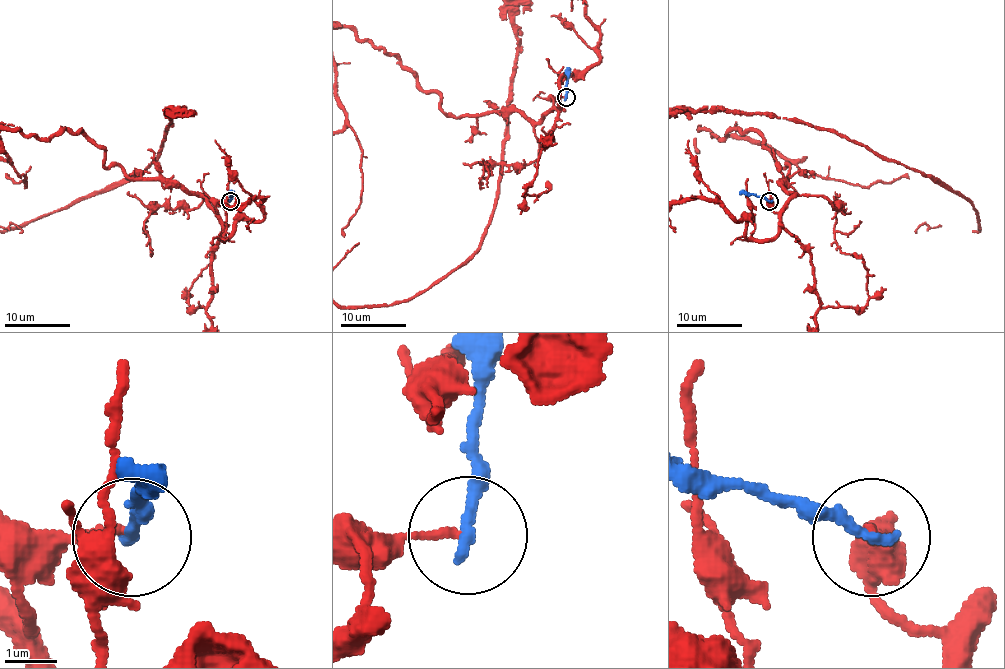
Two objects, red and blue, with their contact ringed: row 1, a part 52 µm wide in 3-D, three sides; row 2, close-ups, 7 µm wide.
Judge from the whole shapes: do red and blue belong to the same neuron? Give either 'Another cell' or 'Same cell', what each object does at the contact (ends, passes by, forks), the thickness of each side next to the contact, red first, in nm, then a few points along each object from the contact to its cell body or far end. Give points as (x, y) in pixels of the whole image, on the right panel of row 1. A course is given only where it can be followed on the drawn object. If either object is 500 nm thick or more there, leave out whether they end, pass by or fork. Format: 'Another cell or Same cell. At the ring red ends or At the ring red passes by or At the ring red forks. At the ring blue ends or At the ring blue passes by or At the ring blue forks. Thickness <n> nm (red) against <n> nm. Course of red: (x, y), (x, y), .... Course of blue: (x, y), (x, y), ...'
Another cell. At the ring red ends. At the ring blue ends. Thickness 150 nm (red) against 240 nm. Course of blue: (769, 200), (739, 192)

